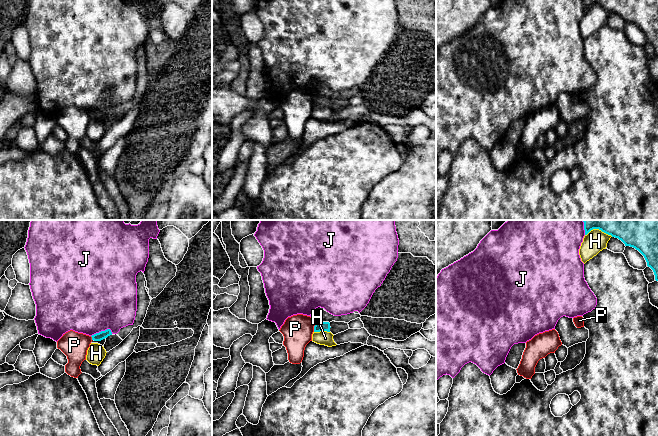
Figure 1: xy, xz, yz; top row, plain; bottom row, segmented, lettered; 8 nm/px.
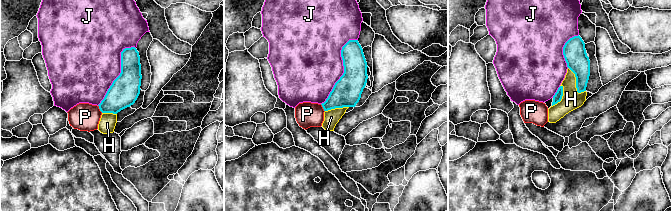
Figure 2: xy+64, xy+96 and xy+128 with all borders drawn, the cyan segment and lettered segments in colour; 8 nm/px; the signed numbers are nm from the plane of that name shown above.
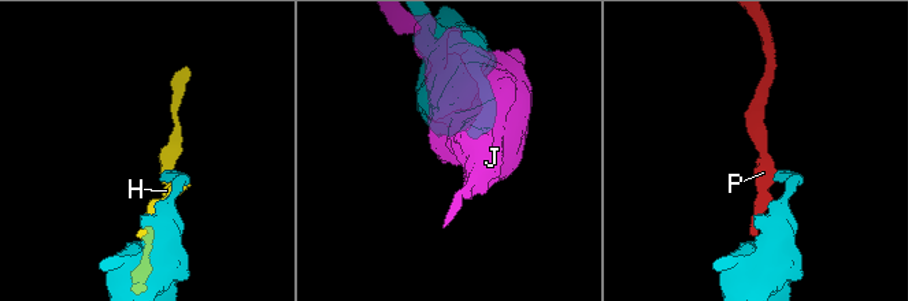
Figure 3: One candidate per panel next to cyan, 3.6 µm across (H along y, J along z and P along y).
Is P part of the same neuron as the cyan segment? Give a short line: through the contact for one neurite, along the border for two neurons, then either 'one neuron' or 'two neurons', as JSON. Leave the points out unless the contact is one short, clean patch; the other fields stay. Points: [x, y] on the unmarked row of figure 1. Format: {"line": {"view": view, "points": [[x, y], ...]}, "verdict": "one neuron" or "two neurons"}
{"line": {"view": "xz", "points": [[316, 98], [313, 107]]}, "verdict": "two neurons"}

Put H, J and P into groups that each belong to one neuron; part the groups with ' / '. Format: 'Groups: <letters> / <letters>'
Groups: H / J / P

